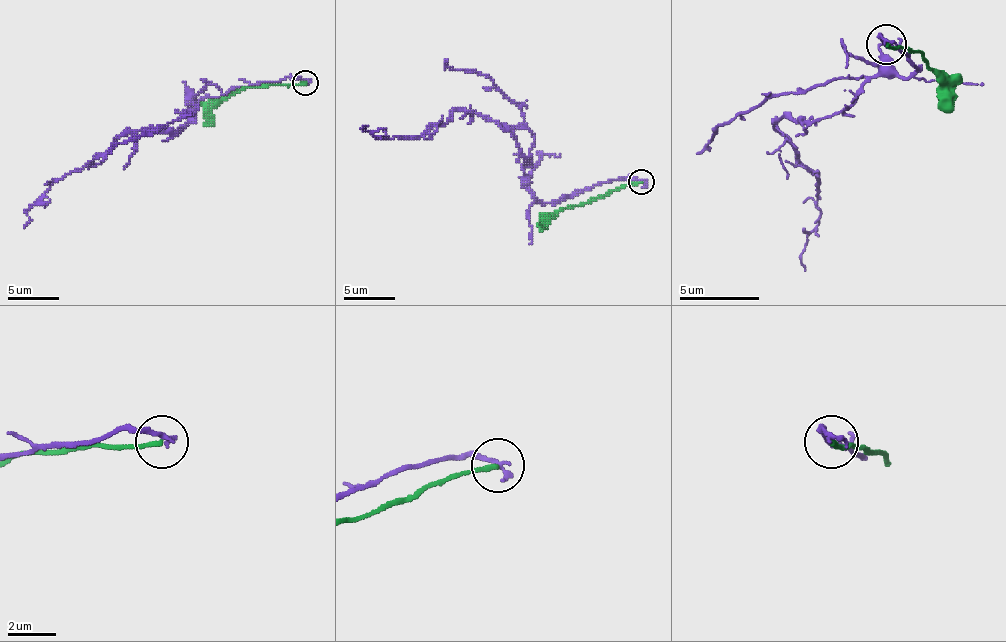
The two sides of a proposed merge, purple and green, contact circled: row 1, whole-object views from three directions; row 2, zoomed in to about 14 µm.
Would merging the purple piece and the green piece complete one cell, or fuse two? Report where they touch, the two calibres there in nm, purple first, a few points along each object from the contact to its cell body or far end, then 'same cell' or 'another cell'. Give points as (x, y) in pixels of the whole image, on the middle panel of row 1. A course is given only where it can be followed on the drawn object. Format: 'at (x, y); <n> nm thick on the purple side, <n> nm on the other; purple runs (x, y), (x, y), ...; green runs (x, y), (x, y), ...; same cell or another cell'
at (641, 182); 280 nm thick on the purple side, 190 nm on the other; purple runs (642, 182), (621, 177), (542, 203), (514, 134), (475, 113), (460, 111), (419, 136), (376, 139), (360, 128); green runs (642, 182), (621, 185), (544, 216), (539, 221); another cell

